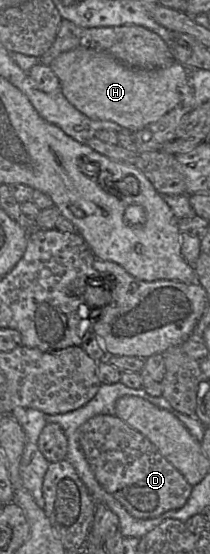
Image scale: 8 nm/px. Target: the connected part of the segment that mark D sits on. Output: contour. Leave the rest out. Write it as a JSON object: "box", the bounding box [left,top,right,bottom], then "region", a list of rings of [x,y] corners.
{"box":[78,415,193,518],"region":[[[116,415],[90,418],[79,428],[78,438],[97,482],[136,518],[157,518],[187,502],[193,486],[145,436]]]}

